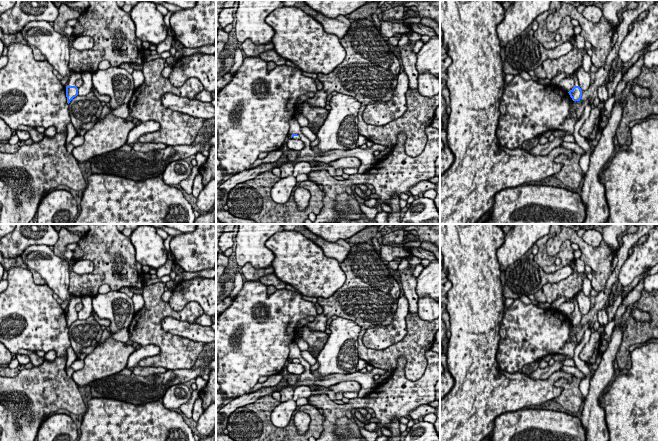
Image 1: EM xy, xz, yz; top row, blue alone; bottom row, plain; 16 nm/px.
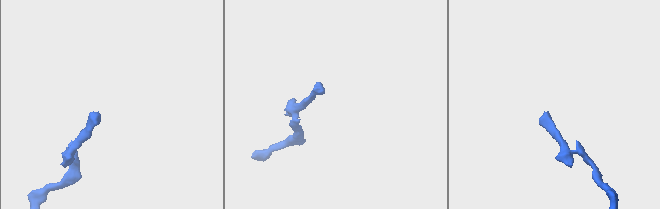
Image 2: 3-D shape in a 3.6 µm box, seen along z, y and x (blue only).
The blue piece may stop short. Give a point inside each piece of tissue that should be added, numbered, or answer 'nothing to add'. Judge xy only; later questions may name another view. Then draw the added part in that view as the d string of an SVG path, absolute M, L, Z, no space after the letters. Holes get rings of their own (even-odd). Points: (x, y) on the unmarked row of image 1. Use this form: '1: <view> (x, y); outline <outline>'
1: xy (75, 300); outline M72 296L71 300L69 301L68 309L69 310L75 310L75 306L78 303L81 303L81 297Z

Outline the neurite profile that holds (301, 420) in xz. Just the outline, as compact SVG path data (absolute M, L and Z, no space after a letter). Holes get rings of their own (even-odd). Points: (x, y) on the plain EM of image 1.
M302 411L297 412L294 416L294 425L299 434L307 432L310 424L310 416Z

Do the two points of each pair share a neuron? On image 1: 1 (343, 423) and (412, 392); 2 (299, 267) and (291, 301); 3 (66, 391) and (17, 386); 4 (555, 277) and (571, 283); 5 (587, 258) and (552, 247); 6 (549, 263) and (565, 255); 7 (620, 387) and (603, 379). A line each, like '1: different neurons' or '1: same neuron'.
1: different neurons
2: different neurons
3: same neuron
4: different neurons
5: same neuron
6: same neuron
7: different neurons

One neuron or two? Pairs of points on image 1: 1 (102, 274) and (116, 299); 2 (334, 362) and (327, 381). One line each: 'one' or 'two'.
1: two
2: two

